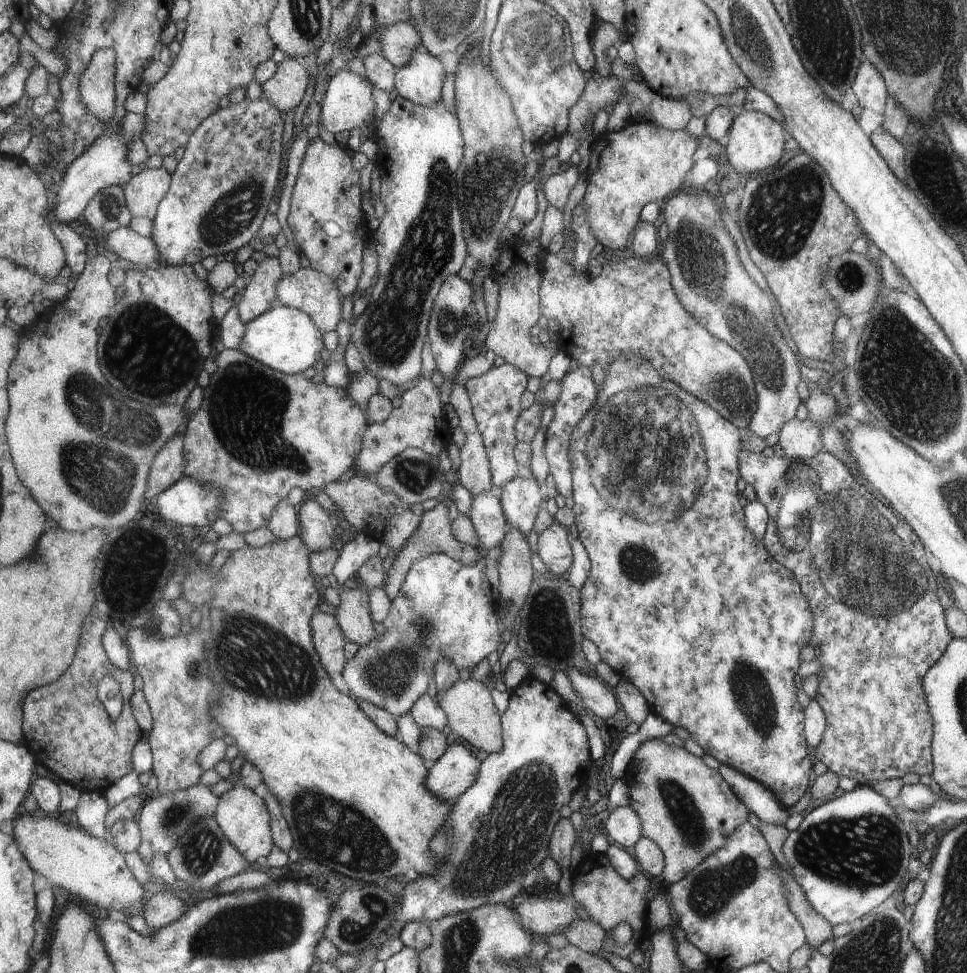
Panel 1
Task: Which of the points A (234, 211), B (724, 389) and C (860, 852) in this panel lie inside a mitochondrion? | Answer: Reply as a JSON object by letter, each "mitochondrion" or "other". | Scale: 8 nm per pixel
{"A":"mitochondrion","B":"mitochondrion","C":"mitochondrion"}

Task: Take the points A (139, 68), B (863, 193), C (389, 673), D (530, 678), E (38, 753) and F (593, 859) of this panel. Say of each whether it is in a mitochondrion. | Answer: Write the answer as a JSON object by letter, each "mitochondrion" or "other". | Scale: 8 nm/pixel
{"A":"other","B":"other","C":"mitochondrion","D":"other","E":"other","F":"other"}

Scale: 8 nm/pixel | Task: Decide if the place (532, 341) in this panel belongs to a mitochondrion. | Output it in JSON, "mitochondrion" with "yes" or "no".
{"mitochondrion":"no"}

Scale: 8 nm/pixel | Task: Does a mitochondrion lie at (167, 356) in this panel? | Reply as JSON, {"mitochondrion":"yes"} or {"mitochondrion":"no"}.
{"mitochondrion":"yes"}

